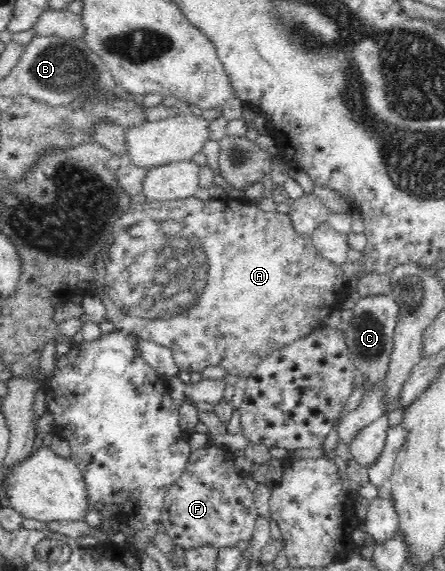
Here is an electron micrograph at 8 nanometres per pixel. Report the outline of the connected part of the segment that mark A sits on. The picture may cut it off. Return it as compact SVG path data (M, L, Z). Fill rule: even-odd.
M230 196L223 198L209 198L201 200L196 197L175 199L169 201L150 201L144 203L136 202L128 210L127 214L119 220L116 226L112 246L104 254L104 260L96 260L94 293L99 296L105 305L105 318L113 323L115 329L130 334L138 339L148 340L155 344L166 346L172 351L176 365L180 371L188 373L201 373L211 366L224 367L226 373L240 377L242 381L247 380L262 360L274 349L283 348L292 344L300 337L307 336L321 326L322 320L332 312L341 307L344 294L348 292L348 277L342 277L341 265L322 256L315 245L310 242L308 234L300 234L293 227L291 216L288 213L278 211L264 212L256 202L248 203L247 200L234 199Z

